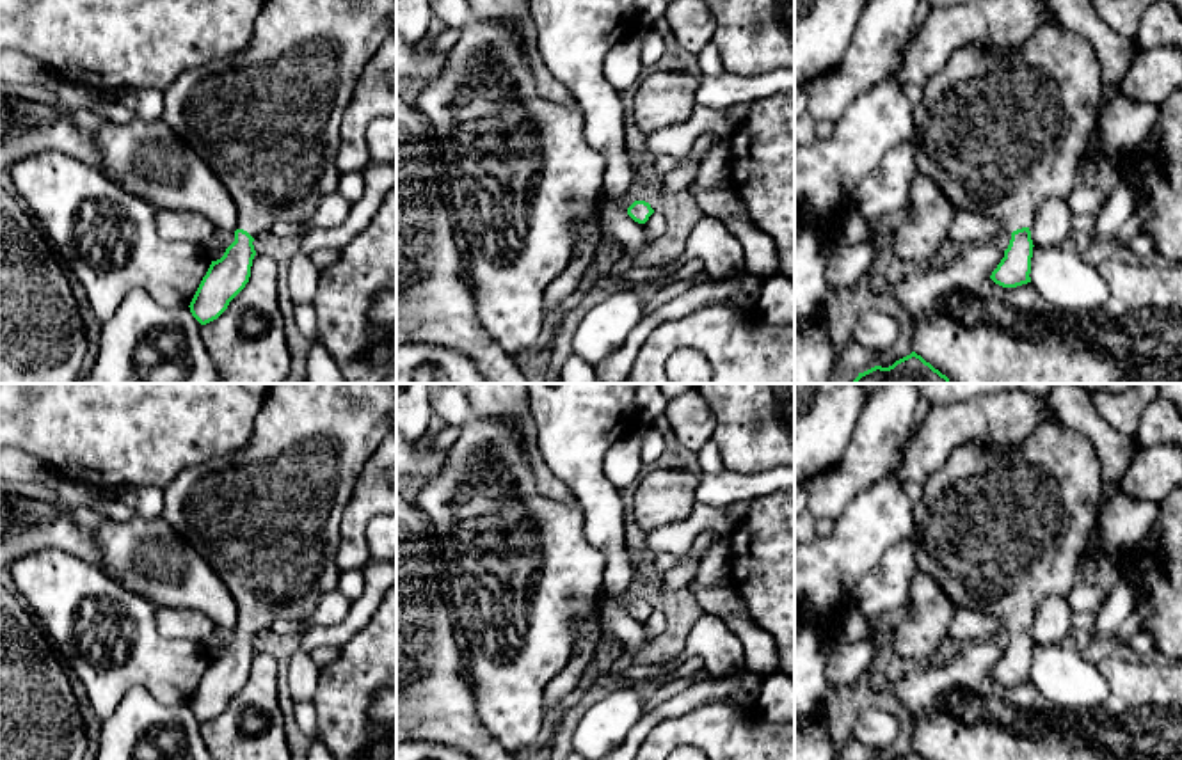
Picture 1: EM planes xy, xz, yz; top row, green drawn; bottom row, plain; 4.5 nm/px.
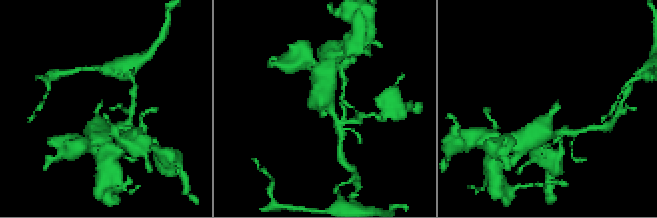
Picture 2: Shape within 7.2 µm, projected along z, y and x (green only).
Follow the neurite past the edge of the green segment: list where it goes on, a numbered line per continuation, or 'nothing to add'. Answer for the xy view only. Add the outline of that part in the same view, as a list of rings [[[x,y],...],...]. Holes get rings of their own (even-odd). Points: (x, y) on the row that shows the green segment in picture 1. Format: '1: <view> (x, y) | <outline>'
1: xy (267, 119) | [[[263,0],[263,7],[254,21],[254,32],[242,51],[185,71],[164,91],[160,117],[206,162],[212,172],[228,188],[236,208],[236,229],[244,229],[252,238],[260,238],[260,234],[270,231],[274,224],[304,222],[313,217],[323,197],[338,190],[341,172],[336,165],[336,151],[339,146],[343,114],[352,99],[355,80],[379,50],[395,21],[396,0]]]

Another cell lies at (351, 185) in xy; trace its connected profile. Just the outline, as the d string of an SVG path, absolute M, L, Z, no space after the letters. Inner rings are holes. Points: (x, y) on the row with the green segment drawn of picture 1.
M363 170L341 174L338 192L354 206L364 194Z

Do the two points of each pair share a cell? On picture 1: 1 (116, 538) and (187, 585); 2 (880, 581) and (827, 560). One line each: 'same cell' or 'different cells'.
1: same cell
2: different cells

